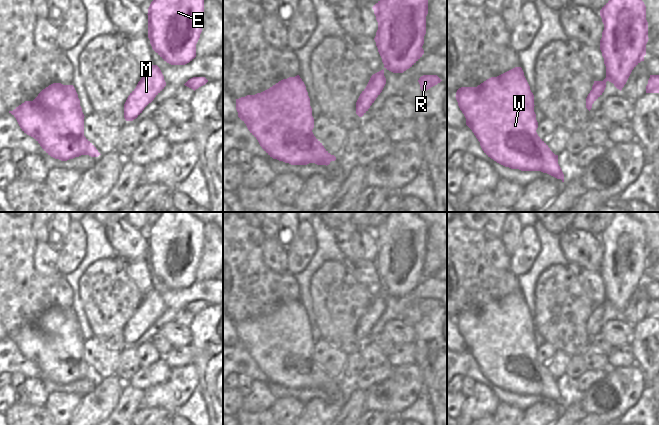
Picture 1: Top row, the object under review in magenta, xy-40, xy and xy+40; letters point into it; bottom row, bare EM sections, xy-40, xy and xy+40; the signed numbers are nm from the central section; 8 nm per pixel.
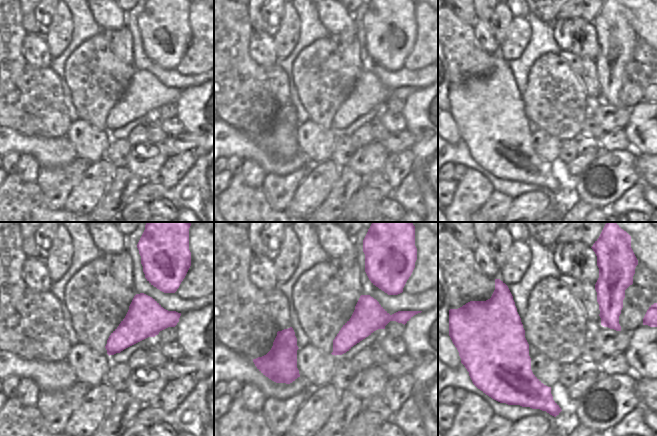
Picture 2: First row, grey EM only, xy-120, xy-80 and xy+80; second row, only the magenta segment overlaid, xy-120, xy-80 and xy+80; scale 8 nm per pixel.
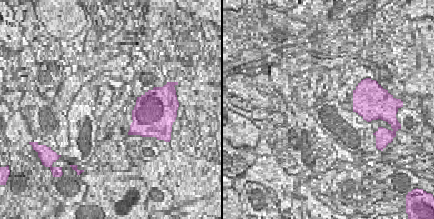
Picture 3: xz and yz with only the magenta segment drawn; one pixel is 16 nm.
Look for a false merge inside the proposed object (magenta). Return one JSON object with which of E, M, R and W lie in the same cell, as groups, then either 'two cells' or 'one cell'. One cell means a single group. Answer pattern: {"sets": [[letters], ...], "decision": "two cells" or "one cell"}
{"sets": [["E", "M", "R", "W"]], "decision": "one cell"}

